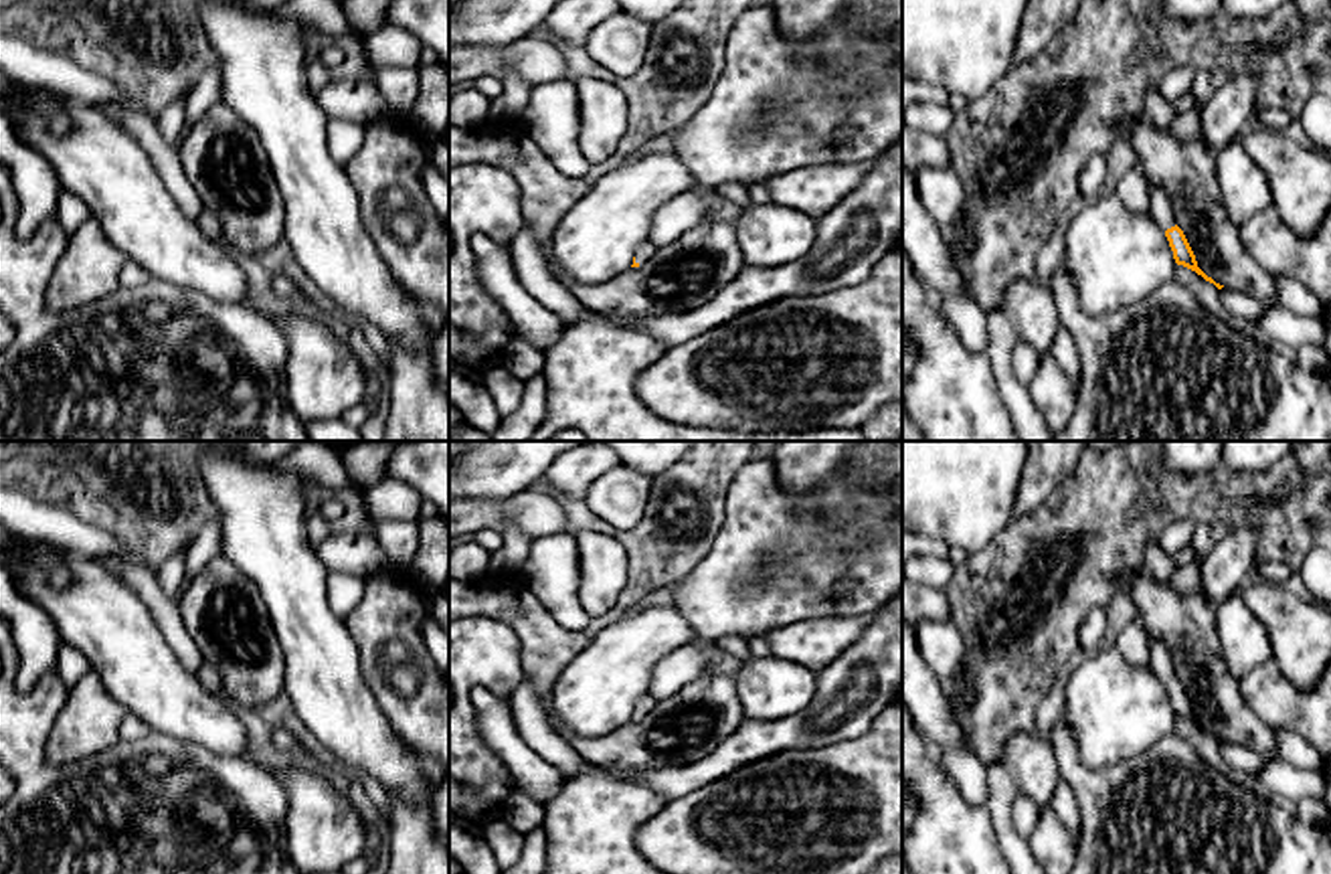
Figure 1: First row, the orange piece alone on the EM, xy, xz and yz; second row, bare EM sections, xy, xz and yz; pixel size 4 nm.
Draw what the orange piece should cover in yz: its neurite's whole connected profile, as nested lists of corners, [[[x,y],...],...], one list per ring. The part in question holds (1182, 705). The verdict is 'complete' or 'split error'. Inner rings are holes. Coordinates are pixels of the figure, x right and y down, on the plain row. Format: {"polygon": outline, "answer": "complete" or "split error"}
{"polygon": [[[1151,637],[1149,639],[1149,647],[1151,647],[1151,670],[1157,674],[1157,678],[1165,684],[1165,690],[1169,694],[1169,700],[1173,704],[1173,712],[1177,718],[1183,718],[1191,724],[1195,724],[1197,728],[1202,728],[1206,734],[1214,736],[1218,742],[1222,742],[1224,738],[1216,736],[1212,730],[1208,730],[1195,714],[1195,708],[1183,688],[1183,684],[1177,680],[1175,674],[1175,666],[1171,660],[1171,653],[1165,645],[1165,641]]], "answer": "split error"}

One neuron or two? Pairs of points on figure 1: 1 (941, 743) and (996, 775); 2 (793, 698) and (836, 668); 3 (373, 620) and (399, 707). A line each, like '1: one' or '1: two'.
1: two
2: two
3: one

